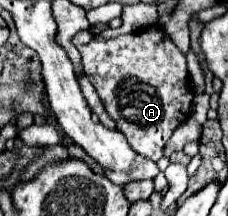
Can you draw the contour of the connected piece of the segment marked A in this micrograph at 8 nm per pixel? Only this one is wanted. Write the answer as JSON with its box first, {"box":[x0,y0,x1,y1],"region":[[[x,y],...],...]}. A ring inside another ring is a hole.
{"box":[78,23,194,161],"region":[[[158,23],[114,39],[94,37],[90,43],[80,45],[78,51],[84,71],[106,113],[114,119],[116,129],[126,135],[128,145],[138,155],[158,161],[174,129],[190,115],[194,91],[190,87],[186,55]]]}

